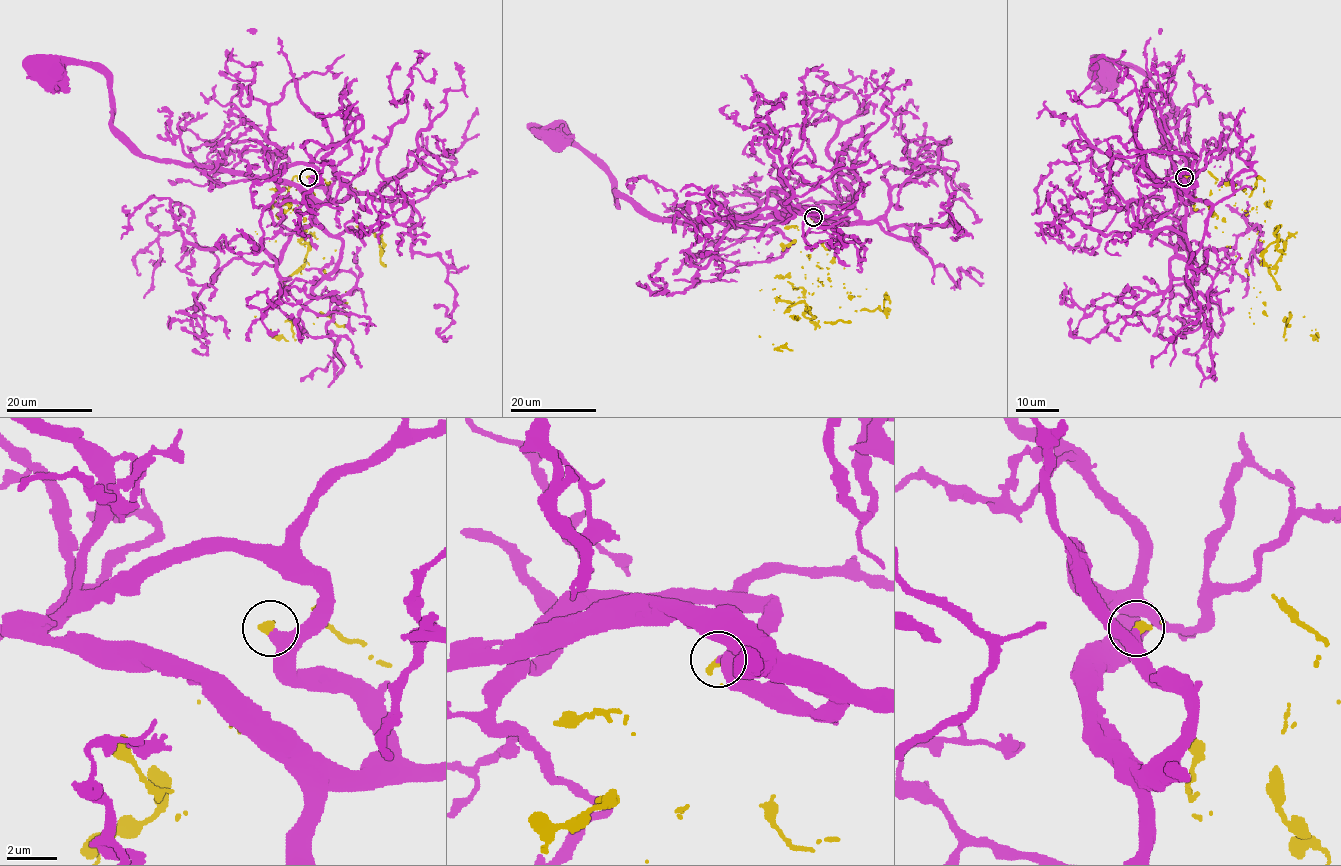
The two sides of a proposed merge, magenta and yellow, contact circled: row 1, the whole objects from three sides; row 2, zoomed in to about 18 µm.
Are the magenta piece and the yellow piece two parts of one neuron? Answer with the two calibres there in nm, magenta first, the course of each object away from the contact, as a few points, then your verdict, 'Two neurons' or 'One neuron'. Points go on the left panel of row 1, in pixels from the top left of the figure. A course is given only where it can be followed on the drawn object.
Thickness 440 nm (magenta) against 260 nm. Course of magenta: (309, 177), (290, 164), (217, 183), (203, 166), (141, 157), (112, 130), (103, 73), (67, 64), (53, 79). Course of yellow: (308, 177), (328, 183), (291, 212), (308, 251), (299, 267), (346, 292), (346, 315), (270, 329). One neuron

